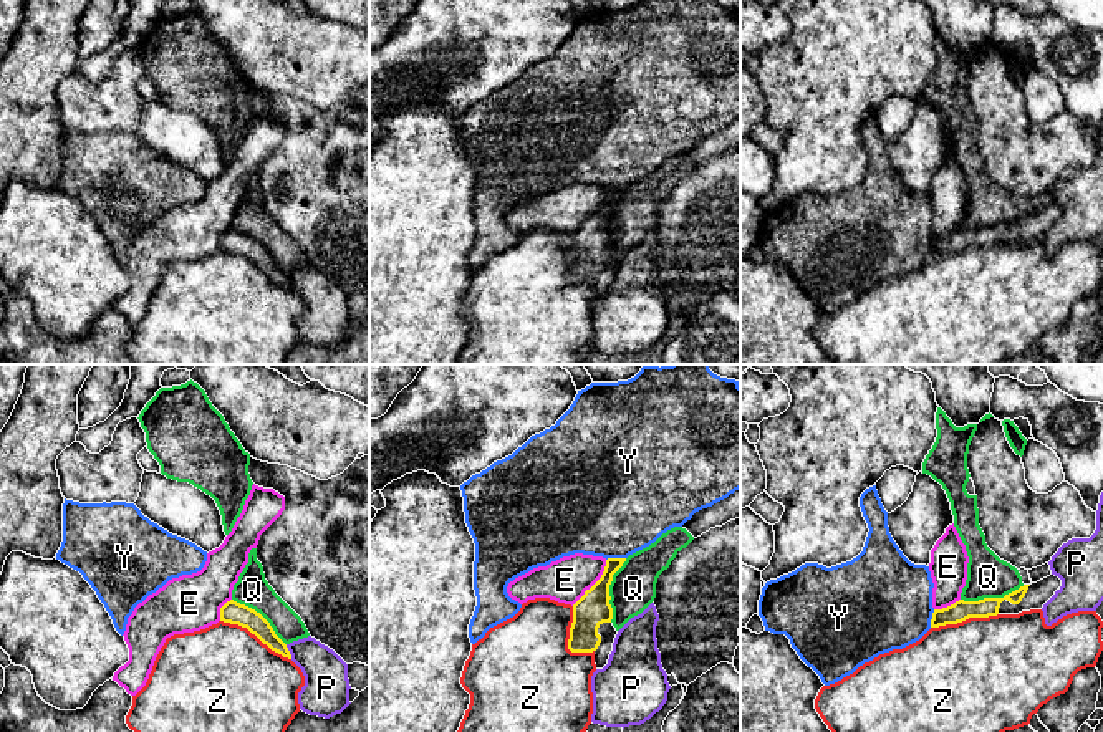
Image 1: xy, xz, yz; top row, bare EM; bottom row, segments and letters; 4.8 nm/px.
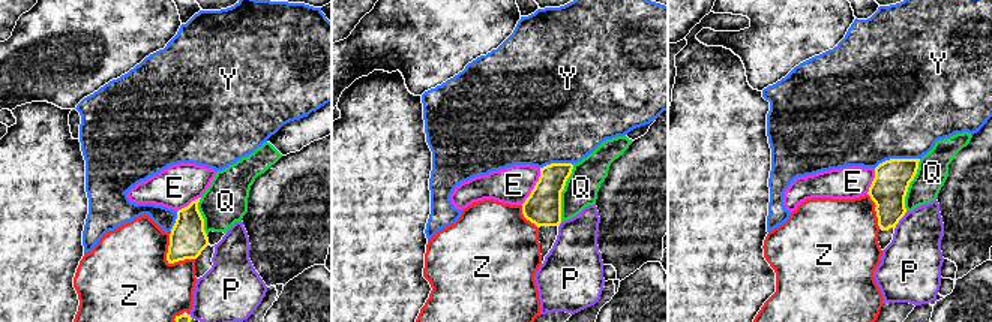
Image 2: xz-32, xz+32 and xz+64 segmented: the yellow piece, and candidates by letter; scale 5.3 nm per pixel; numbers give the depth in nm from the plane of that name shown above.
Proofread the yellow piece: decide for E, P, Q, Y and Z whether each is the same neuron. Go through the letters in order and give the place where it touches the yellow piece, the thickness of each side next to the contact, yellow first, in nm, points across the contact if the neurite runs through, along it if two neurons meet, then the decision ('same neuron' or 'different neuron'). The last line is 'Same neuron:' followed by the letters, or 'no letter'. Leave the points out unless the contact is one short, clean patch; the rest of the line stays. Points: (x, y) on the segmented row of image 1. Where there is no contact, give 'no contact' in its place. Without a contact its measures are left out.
E: contact xz (595, 583); calibres 170 and 220 nm; border xz (606, 560), (603, 573), (572, 605); different neuron
P: contact xy (288, 651); calibres 100 and 220 nm; different neuron
Q: contact xz (608, 590); calibres 170 and 220 nm; different neuron
Y: contact xz (615, 558); calibres 150 and 480 nm; different neuron
Z: contact xy (255, 635); calibres 110 and 480 nm; different neuron
Same neuron: no letter

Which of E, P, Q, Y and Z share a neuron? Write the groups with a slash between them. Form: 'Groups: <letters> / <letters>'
Groups: E / P / Q / Y / Z

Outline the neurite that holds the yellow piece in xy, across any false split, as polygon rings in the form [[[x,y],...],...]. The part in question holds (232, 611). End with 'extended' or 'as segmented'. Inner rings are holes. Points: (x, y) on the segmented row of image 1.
[[[230,600],[220,608],[220,621],[247,628],[272,651],[291,659],[287,644],[275,634],[270,623],[255,609]]]; as segmented

